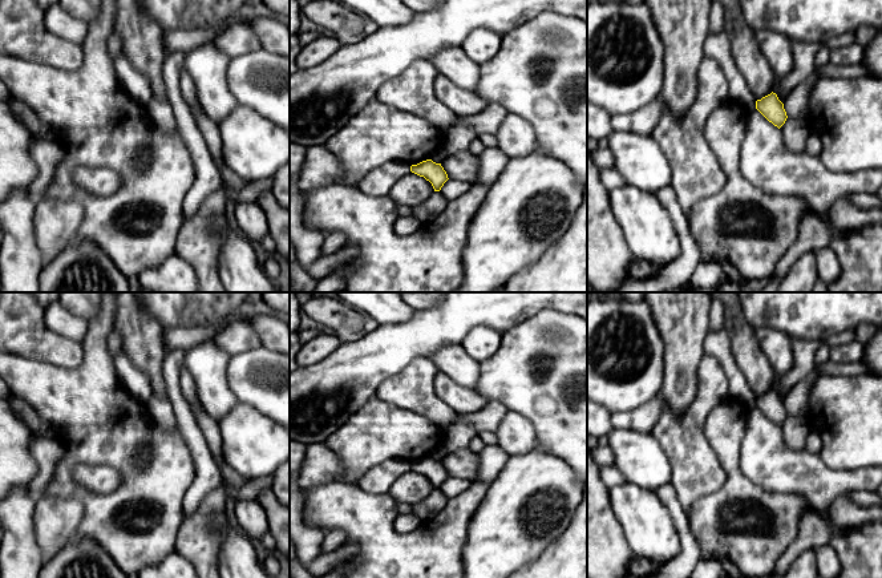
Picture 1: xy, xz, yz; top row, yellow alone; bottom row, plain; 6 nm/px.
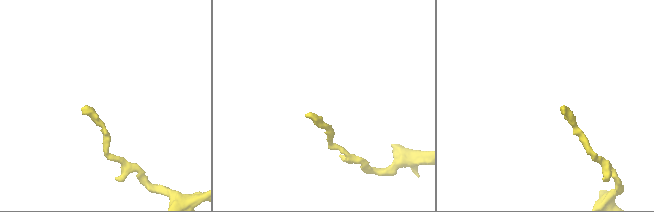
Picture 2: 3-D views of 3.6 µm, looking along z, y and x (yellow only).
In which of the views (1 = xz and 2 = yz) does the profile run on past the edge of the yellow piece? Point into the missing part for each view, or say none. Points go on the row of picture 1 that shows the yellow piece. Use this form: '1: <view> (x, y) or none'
1: none
2: none

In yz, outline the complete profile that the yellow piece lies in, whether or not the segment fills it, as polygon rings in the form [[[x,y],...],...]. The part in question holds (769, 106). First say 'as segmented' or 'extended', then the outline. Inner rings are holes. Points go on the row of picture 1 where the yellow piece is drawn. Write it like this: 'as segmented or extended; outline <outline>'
as segmented; outline [[[773,92],[761,100],[757,100],[756,109],[778,129],[785,124],[788,118],[784,104]]]

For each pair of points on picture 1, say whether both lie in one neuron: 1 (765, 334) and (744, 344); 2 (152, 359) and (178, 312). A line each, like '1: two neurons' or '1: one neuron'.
1: two neurons
2: two neurons

